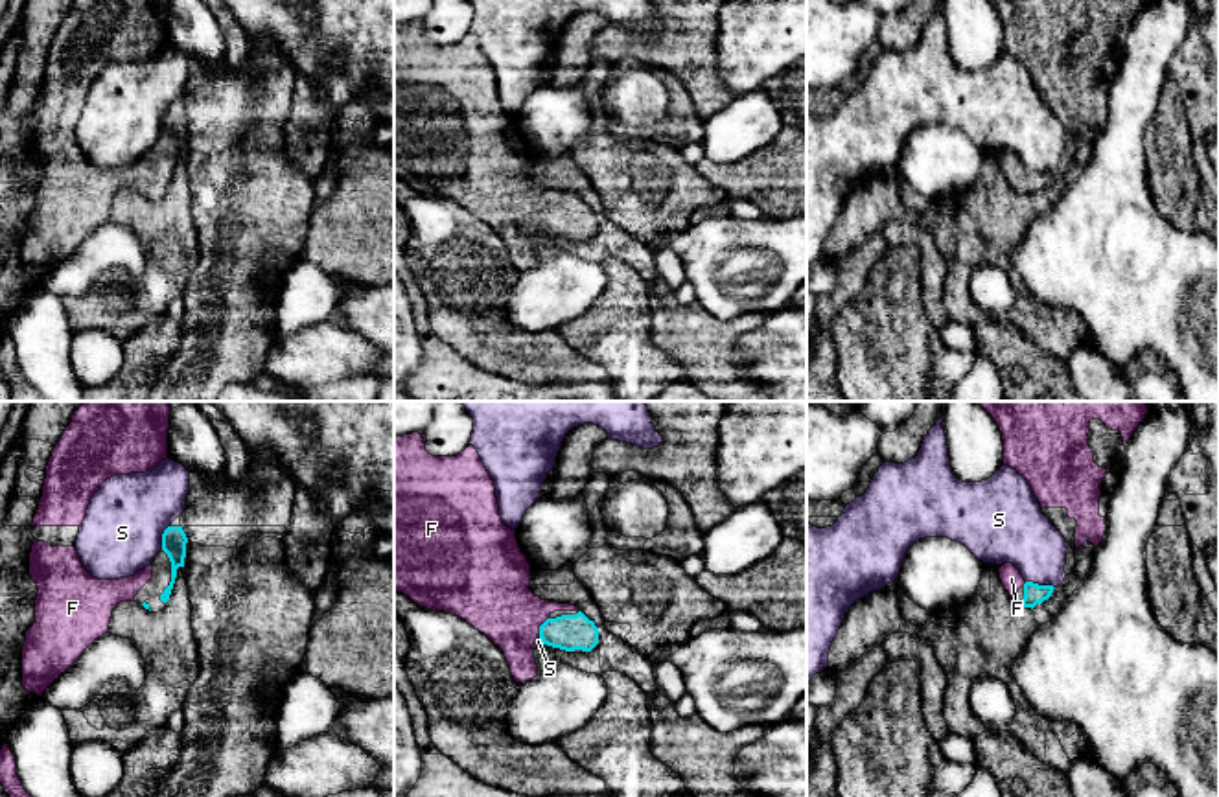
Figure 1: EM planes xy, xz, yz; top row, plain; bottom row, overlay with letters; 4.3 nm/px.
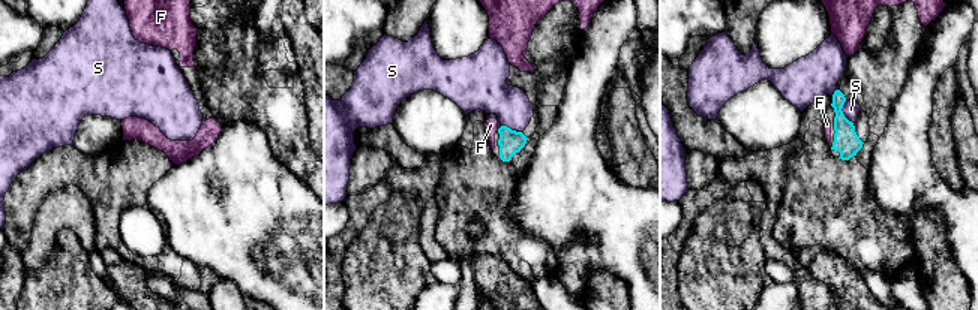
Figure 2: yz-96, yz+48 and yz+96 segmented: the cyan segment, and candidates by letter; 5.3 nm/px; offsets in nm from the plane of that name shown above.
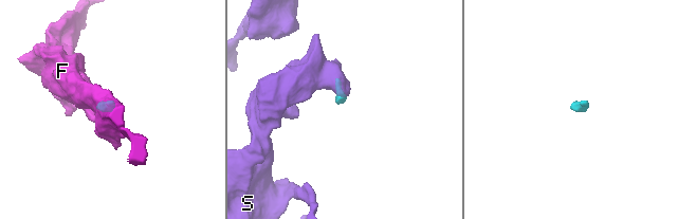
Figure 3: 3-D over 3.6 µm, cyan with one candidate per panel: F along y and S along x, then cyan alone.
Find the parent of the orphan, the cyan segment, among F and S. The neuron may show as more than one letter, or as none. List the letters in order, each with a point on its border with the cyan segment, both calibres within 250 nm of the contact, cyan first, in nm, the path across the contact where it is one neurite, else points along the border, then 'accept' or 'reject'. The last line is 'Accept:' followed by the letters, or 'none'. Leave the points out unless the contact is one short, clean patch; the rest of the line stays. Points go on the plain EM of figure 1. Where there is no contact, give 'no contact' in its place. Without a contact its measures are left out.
F: meets cyan in xz at (542, 212); 160 nm thick on the cyan side, 320 nm on the other; runs through xz (569, 219), (553, 219), (542, 212), (512, 203), (494, 184); accept
S: meets cyan in yz at (1041, 173); 90 nm thick on the cyan side, 260 nm on the other; border along yz (1026, 168), (1054, 175); reject
Accept: F

